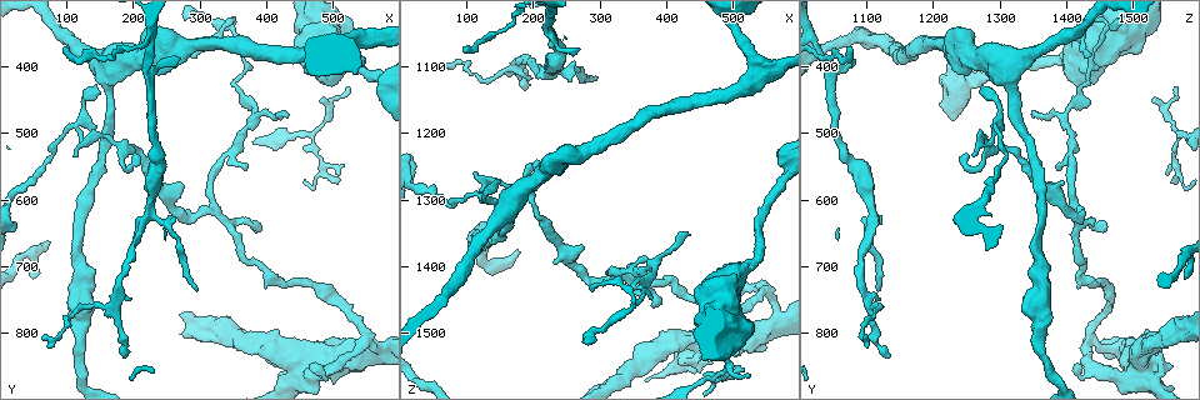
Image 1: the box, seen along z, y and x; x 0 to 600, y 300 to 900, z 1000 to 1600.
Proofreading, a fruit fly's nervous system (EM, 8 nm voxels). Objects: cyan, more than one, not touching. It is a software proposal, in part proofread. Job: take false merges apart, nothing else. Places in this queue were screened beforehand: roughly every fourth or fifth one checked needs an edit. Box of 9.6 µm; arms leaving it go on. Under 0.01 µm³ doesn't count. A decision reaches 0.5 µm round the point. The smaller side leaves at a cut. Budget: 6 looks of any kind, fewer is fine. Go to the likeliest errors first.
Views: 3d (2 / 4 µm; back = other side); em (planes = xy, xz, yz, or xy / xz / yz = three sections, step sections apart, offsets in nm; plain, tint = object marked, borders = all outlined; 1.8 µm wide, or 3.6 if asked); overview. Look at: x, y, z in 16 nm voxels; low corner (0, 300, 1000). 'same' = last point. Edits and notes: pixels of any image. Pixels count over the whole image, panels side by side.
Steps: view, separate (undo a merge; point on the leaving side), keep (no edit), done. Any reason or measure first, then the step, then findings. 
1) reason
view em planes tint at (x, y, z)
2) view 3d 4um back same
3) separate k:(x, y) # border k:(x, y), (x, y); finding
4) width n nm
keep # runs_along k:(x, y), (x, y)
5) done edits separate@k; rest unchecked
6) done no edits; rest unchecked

view 3d 2um at (170, 760, 1100)

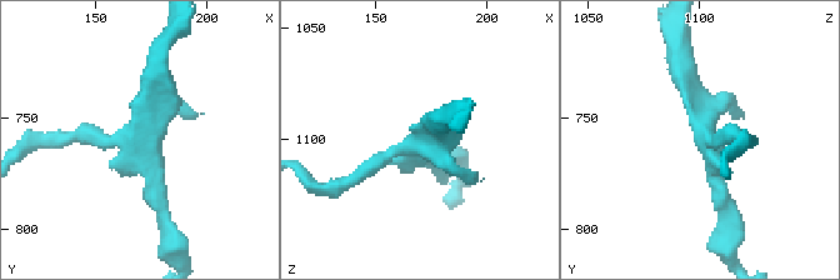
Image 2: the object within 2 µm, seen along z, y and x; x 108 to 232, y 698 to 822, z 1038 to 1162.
need the tissue
view em planes tint at (168, 755, 1100)

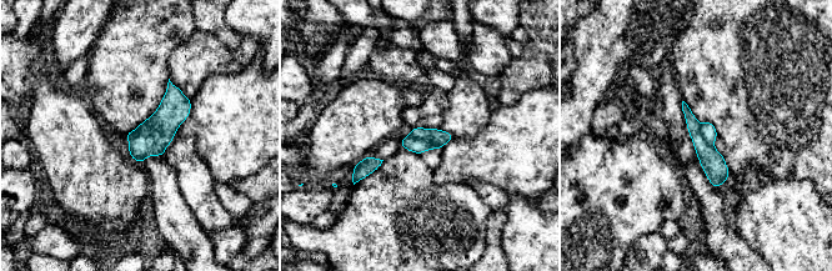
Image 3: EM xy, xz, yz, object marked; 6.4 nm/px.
separate 3:(415, 145) # border 3:(410, 134), (440, 147); a second neuron is stuck on

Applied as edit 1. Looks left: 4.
redraw
view overview

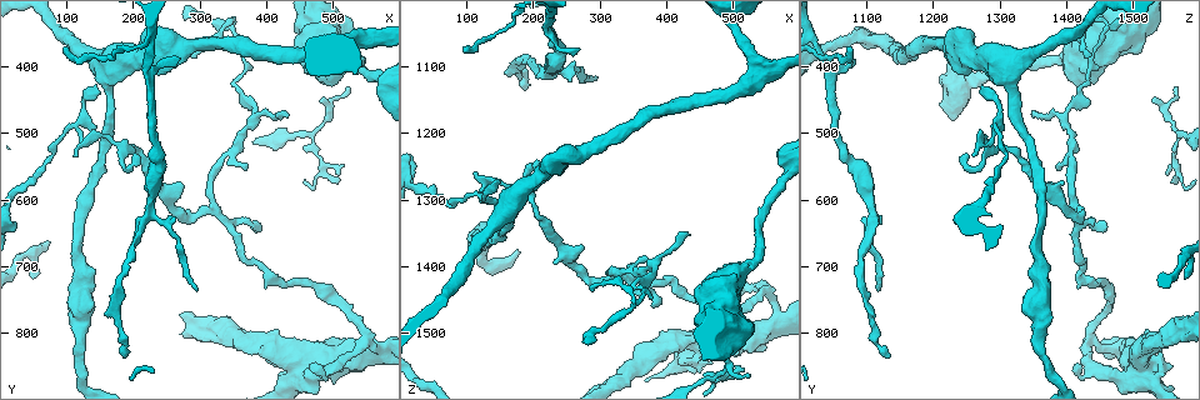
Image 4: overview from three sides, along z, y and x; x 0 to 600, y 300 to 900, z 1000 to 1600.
calibre changes
view 3d 4um at (460, 860, 1500)

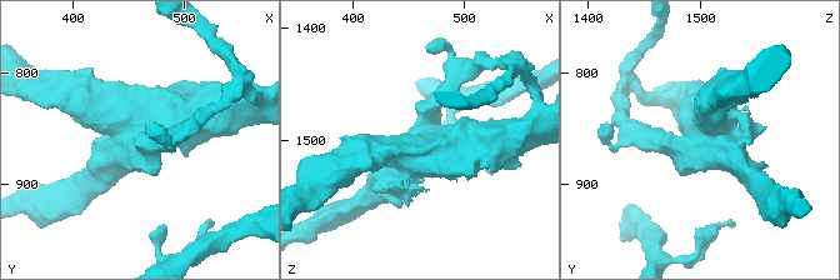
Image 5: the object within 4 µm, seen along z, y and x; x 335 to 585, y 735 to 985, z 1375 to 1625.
view em 3.6um planes tint at (464, 860, 1502)

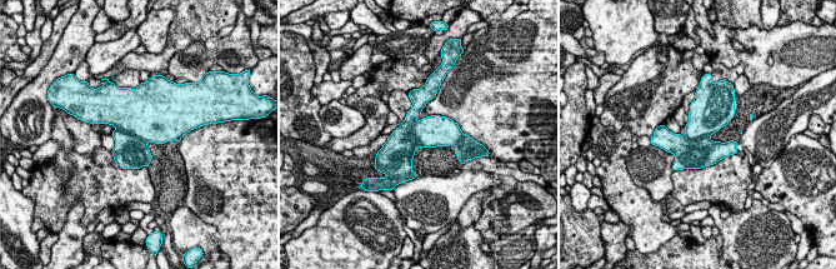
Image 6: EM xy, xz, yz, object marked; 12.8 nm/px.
separate 6:(399, 149) # border 6:(415, 121), (413, 153); a second neuron is stuck on

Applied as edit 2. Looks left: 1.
done edits separate@3, separate@6; rest unchecked

